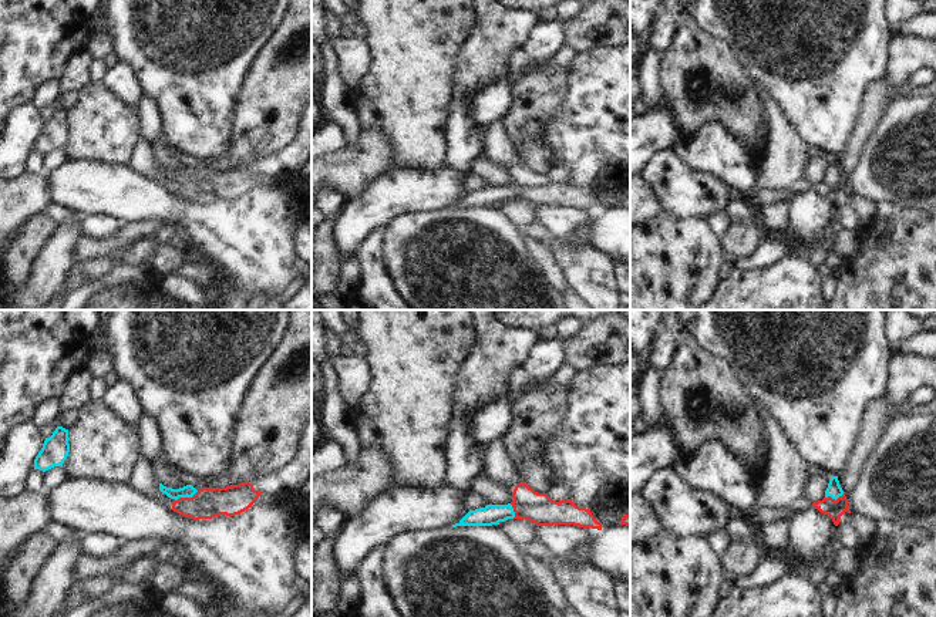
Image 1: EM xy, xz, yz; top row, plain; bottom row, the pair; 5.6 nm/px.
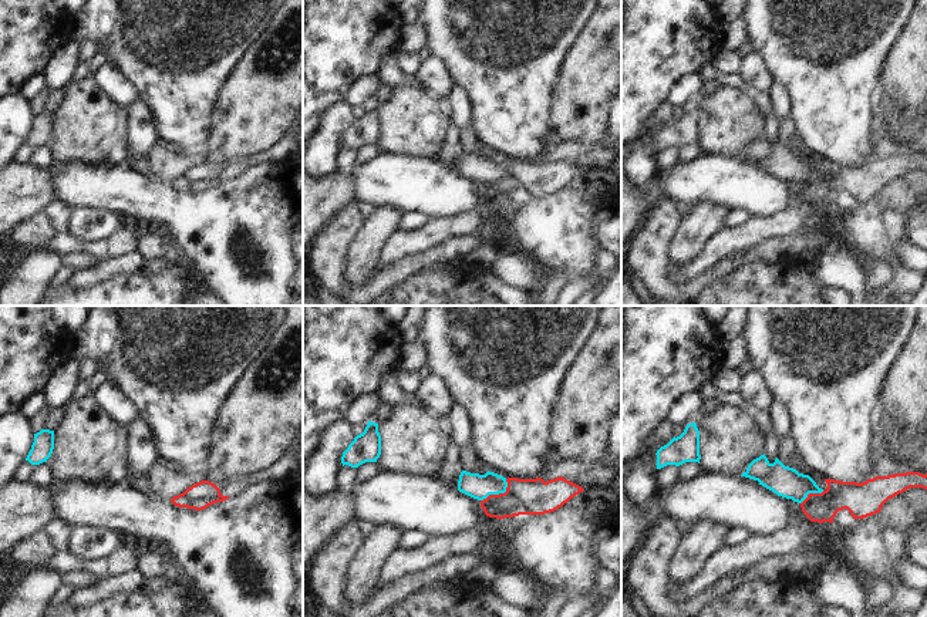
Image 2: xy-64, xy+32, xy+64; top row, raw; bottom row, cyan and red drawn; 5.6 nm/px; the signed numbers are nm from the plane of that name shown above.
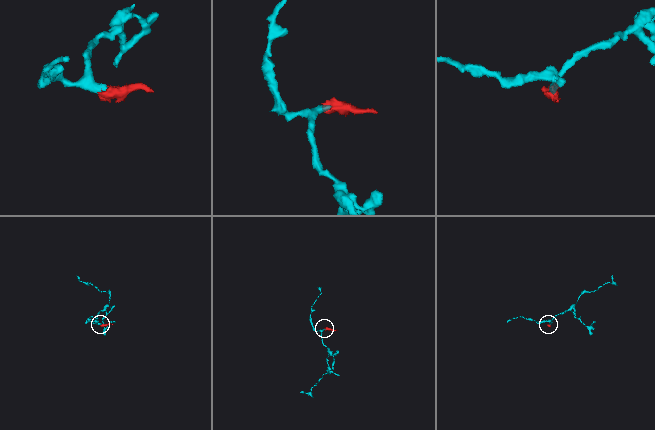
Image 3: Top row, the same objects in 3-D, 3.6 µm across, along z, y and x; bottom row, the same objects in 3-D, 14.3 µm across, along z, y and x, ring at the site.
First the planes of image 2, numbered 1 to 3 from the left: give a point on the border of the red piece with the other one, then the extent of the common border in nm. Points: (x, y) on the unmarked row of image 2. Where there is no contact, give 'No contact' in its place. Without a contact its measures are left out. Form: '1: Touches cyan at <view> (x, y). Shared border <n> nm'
1: No contact
2: Touches cyan at xy+32 (498, 175). Shared border 200 nm
3: Touches cyan at xy+64 (811, 174). Shared border 150 nm.

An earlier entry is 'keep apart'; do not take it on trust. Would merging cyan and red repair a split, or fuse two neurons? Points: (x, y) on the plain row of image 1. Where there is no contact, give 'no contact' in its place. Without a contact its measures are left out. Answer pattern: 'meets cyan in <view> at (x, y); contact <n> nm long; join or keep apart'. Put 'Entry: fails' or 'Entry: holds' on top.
Entry: fails
meets cyan in xy at (187, 178); contact 150 nm long; join

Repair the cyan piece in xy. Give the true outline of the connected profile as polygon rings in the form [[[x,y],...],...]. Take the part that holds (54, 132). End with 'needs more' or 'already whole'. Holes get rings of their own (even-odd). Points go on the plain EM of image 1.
[[[57,108],[50,119],[46,119],[41,132],[34,141],[34,151],[43,154],[63,148],[70,134],[68,111]]]; already whole

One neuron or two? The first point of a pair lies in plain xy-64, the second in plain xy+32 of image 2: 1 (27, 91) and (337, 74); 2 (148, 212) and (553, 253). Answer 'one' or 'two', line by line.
1: two
2: one

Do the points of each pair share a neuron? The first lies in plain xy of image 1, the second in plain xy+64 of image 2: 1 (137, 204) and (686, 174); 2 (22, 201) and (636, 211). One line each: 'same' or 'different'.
1: same
2: same

